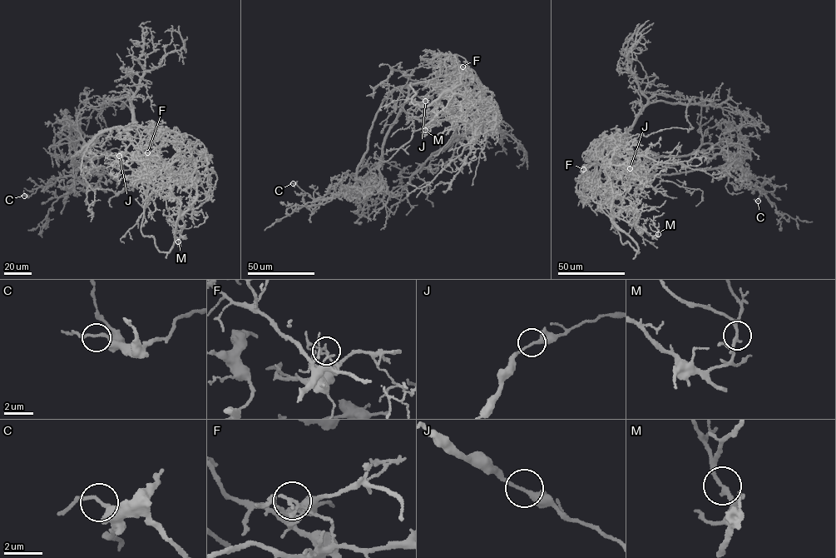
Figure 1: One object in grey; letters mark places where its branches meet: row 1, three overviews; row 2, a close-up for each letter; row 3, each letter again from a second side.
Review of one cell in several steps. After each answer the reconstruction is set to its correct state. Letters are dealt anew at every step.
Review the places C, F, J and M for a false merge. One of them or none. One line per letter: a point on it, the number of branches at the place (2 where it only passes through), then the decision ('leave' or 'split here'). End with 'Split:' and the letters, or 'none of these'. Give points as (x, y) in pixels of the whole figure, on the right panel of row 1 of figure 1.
C: place (758, 201); branches 2; leave
F: place (583, 169); branches 2; split here
J: place (630, 168); branches 2; leave
M: place (658, 234); branches 2; leave
Split: F

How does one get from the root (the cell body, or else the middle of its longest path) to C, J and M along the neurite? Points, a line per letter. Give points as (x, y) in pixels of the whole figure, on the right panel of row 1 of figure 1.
C: (620, 171), (627, 169), (641, 175), (670, 175), (712, 169), (738, 161), (746, 172), (764, 184), (758, 201)
J: (620, 171), (629, 165), (611, 151), (616, 137), (645, 171), (629, 160), (630, 168)
M: (620, 171), (591, 179), (577, 194), (599, 203), (610, 218), (658, 234)

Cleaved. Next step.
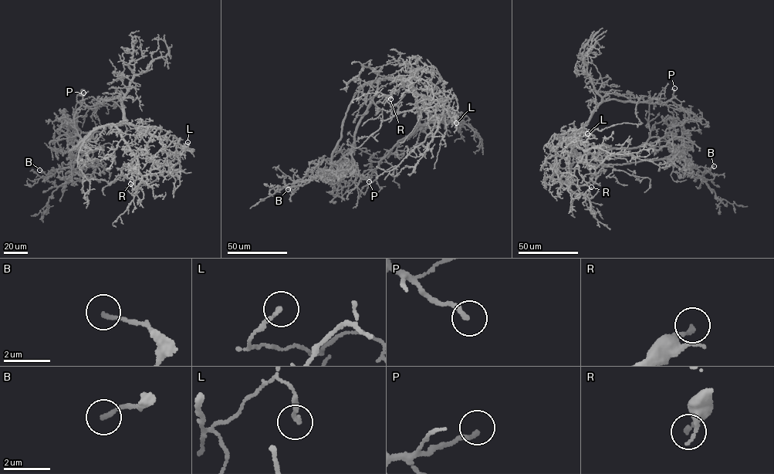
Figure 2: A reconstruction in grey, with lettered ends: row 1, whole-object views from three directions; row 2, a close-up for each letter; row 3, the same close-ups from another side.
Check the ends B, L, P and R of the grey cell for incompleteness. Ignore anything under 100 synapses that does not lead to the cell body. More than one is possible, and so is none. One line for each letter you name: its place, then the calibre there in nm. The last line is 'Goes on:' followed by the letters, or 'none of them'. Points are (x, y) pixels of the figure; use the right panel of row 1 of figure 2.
Goes on: none of them

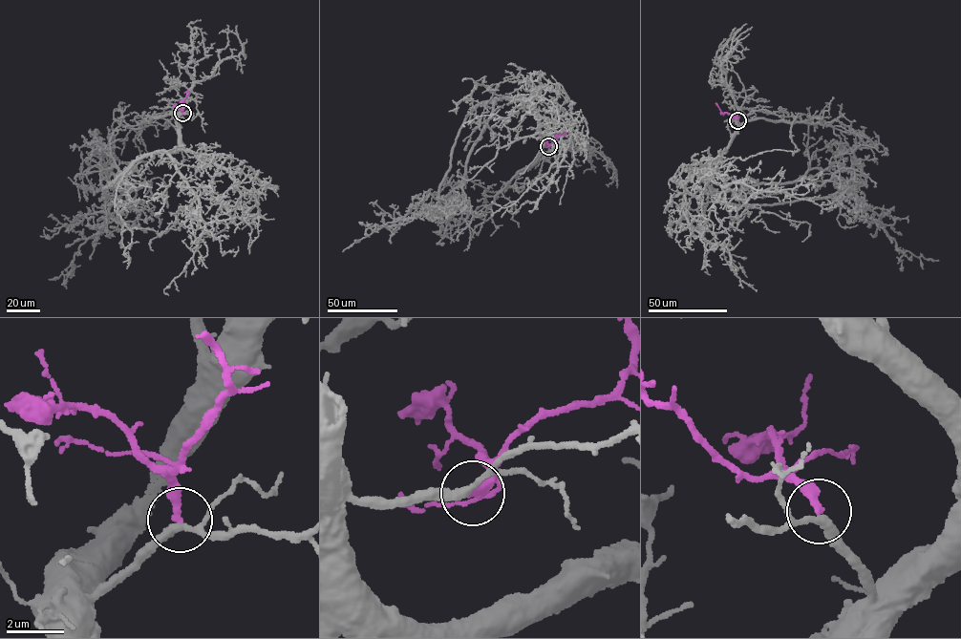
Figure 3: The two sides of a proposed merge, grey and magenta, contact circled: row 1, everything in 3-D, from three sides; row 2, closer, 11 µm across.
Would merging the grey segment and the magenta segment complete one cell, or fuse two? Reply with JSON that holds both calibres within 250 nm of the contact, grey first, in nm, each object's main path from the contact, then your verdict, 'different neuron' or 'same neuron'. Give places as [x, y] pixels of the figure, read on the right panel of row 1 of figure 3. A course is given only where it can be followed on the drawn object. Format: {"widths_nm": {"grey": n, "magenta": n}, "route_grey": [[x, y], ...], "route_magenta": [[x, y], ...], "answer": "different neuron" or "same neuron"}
{"widths_nm": {"grey": 240, "magenta": 320}, "route_grey": [[737, 120], [739, 129], [730, 146], [703, 174], [725, 202], [771, 205], [852, 190], [896, 249], [939, 260]], "route_magenta": [[737, 120], [722, 113], [716, 105]], "answer": "same neuron"}

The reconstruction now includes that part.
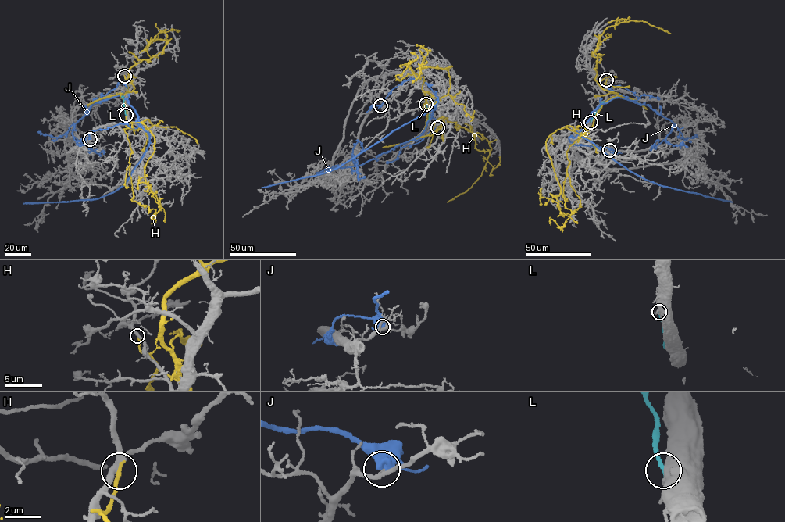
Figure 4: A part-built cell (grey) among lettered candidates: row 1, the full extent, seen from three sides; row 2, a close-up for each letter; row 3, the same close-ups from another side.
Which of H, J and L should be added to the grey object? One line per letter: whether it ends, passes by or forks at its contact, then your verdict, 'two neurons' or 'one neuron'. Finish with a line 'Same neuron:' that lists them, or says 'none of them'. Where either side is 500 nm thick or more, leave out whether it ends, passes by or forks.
H: it ends | two neurons
J: two neurons
L: two neurons
Same neuron: none of them

